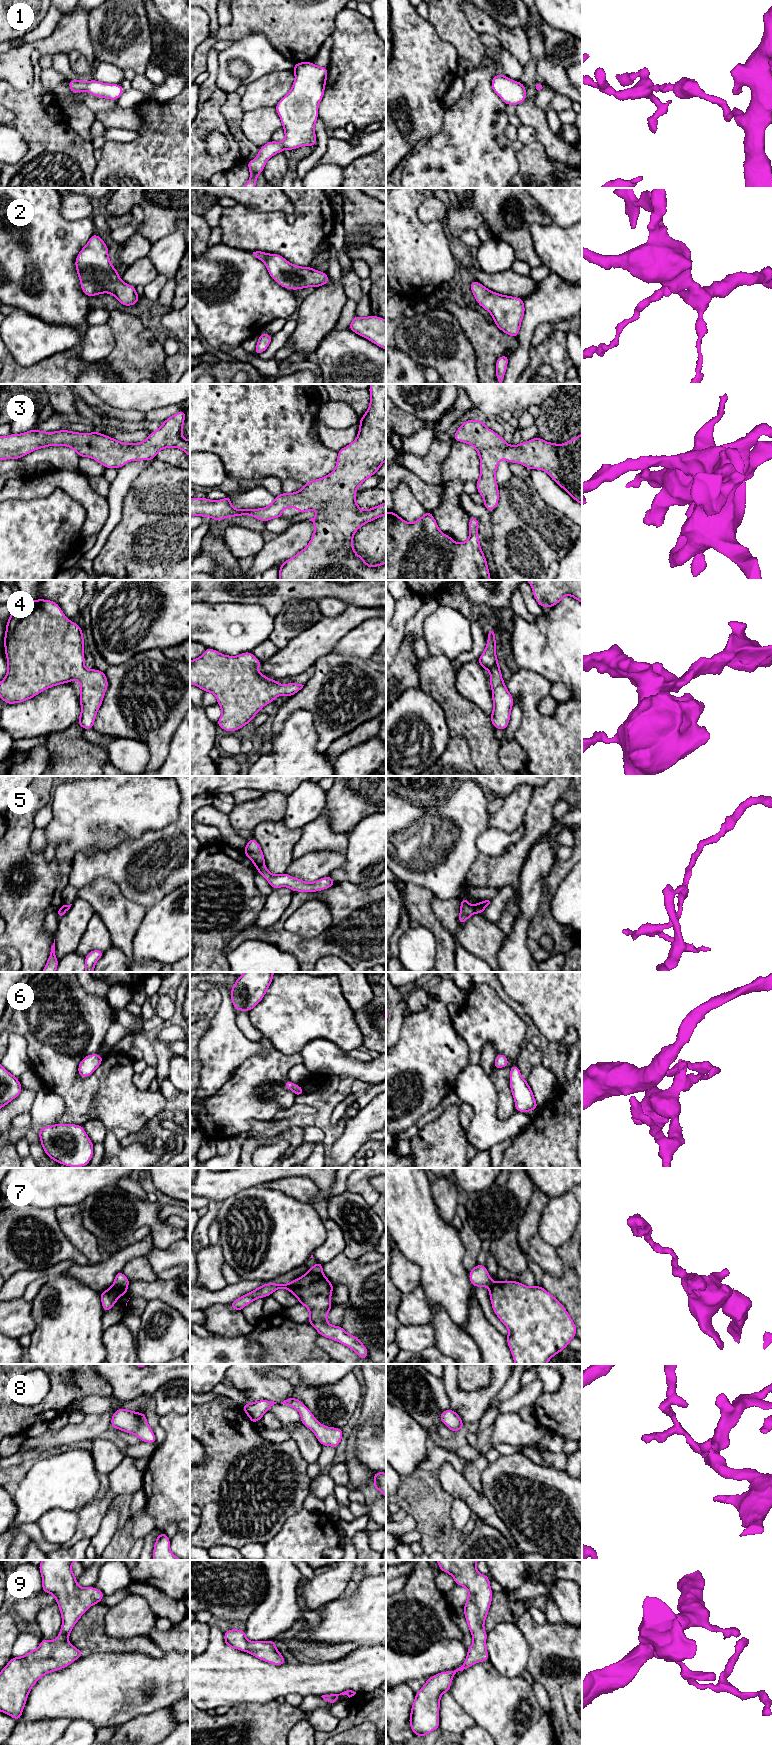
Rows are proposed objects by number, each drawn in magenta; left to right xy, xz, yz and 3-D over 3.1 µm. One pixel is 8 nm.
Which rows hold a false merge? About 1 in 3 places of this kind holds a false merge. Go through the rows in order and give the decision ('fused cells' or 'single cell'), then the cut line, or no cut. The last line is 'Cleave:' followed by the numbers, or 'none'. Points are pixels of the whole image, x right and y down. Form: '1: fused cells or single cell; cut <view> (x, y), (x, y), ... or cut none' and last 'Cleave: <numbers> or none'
1: single cell; cut none
2: single cell; cut none
3: single cell; cut none
4: single cell; cut none
5: fused cells; cut xz (263, 862), (256, 867)
6: single cell; cut none
7: fused cells; cut xz (308, 1271), (314, 1274), (322, 1274)
8: single cell; cut none
9: single cell; cut none
Cleave: 5, 7

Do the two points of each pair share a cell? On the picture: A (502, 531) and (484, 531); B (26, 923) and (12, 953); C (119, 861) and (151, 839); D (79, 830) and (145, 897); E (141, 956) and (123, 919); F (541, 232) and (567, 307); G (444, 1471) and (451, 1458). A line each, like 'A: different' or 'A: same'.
A: different
B: different
C: same
D: different
E: different
F: different
G: different

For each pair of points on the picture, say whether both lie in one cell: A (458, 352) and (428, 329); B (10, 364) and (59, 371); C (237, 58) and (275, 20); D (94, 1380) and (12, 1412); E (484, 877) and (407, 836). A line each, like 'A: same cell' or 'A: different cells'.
A: same cell
B: same cell
C: different cells
D: same cell
E: different cells

